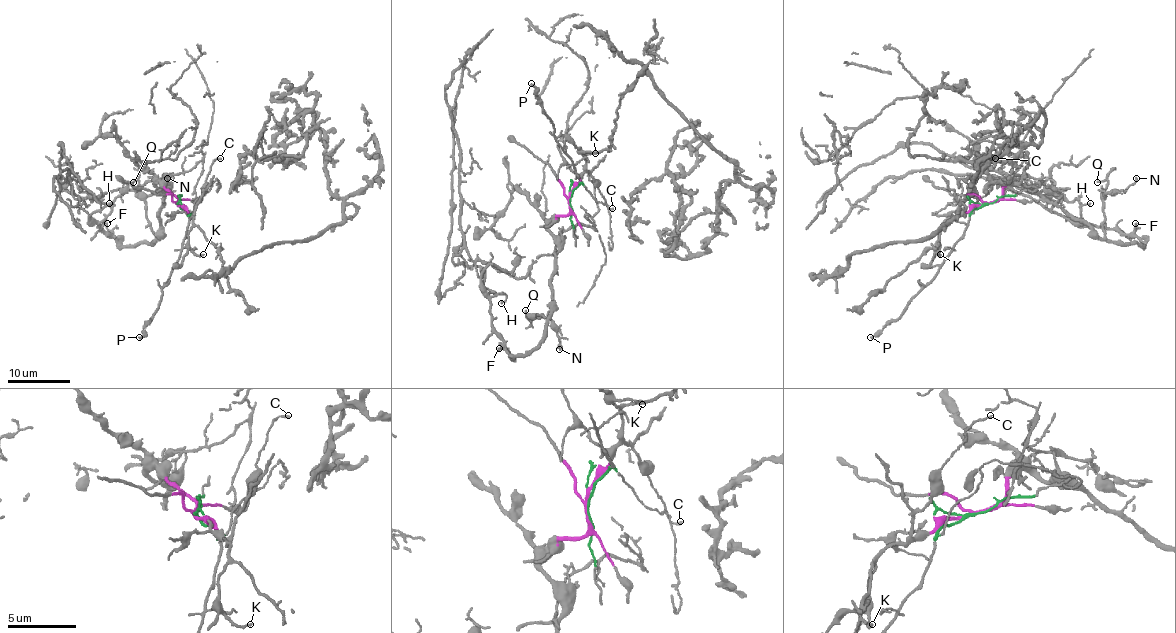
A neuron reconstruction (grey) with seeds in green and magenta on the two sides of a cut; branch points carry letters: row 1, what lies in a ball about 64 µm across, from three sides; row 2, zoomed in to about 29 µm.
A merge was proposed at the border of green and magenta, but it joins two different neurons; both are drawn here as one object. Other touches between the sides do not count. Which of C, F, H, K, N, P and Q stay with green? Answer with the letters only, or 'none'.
P

